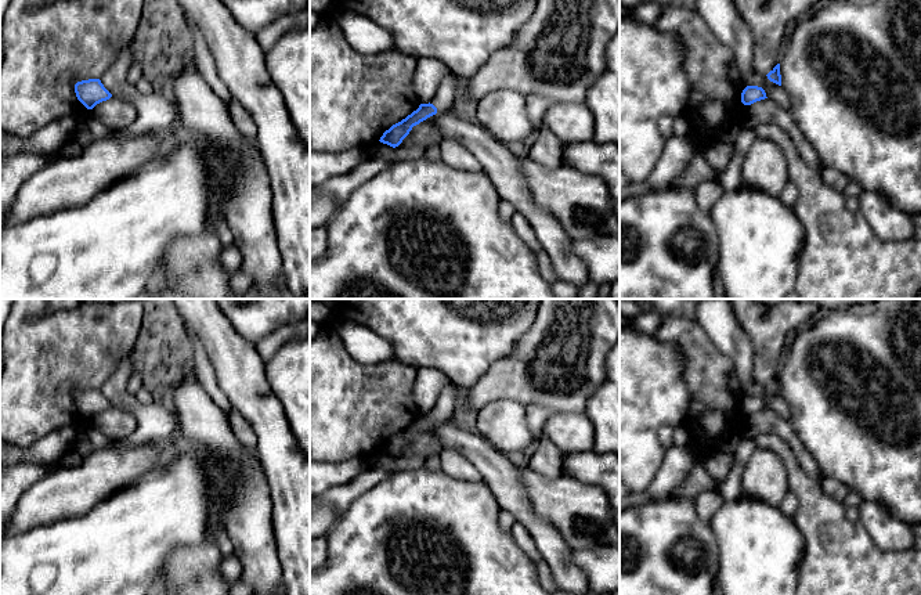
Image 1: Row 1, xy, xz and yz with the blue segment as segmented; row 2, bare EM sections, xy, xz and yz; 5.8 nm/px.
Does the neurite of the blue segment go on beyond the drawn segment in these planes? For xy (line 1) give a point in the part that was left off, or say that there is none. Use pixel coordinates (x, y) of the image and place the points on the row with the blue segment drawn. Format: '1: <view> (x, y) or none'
1: none

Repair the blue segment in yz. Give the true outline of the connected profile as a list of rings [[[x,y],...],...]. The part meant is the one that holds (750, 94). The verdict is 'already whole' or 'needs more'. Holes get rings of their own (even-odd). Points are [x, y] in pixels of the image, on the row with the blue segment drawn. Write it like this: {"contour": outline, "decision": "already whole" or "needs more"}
{"contour": [[[747,86],[741,93],[741,102],[744,105],[751,105],[765,98],[768,98],[765,90],[758,86]]], "decision": "already whole"}

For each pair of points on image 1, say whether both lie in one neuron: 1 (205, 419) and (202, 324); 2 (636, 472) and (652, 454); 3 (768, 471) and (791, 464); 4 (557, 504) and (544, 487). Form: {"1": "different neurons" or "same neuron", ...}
{"1": "different neurons", "2": "same neuron", "3": "different neurons", "4": "same neuron"}

